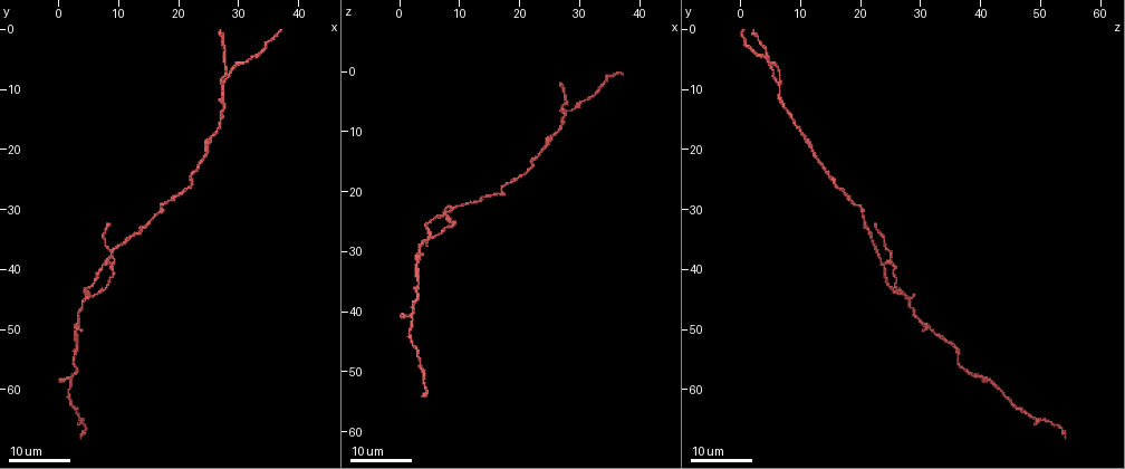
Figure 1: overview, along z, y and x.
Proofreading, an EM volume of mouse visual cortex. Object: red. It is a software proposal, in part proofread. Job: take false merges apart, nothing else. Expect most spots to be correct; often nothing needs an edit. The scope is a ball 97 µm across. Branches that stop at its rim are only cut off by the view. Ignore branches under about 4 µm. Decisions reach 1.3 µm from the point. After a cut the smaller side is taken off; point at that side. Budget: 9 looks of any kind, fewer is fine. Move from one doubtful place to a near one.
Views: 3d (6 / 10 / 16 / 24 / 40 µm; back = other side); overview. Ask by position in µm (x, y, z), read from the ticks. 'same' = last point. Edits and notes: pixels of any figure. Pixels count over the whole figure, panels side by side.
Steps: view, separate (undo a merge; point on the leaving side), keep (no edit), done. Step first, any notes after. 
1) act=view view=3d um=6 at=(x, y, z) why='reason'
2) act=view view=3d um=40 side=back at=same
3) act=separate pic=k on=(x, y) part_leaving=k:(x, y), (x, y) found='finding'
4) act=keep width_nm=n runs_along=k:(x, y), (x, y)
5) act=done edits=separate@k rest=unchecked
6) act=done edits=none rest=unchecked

act=view view=3d um=16 at=(17.5, 29.5, 20.0) why='two arms at a narrow angle'

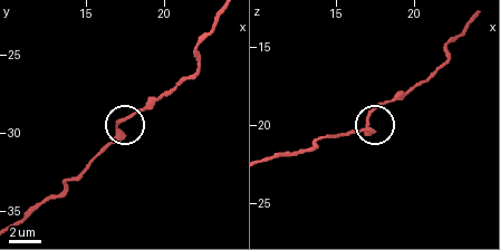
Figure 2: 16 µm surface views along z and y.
act=view view=3d um=10 at=(17.0, 29.6, 20.0)

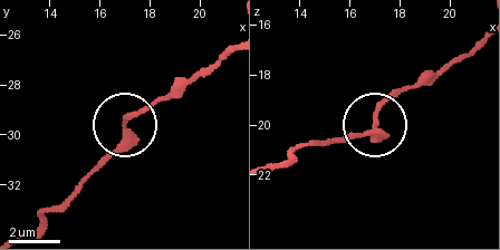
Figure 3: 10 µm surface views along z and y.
act=keep runs_along=3:(272, 170), (298, 148), (373, 130), (382, 107), (424, 71) found='one cell here'

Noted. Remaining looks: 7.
act=view view=3d um=16 at=(27.5, 8.5, 6.5) why='branch point'

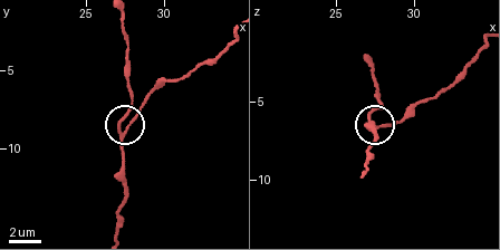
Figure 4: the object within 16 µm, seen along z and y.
act=view view=3d um=6 at=same why='zoom in'

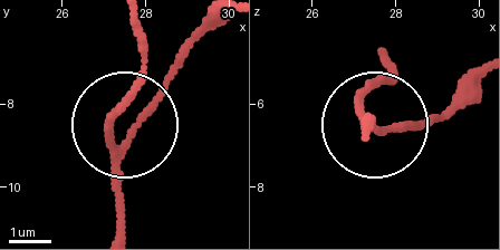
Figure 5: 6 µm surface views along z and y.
act=keep arms=3 runs_along=5:(375, 126), (422, 126), (450, 97) found='continuous, no second cell'

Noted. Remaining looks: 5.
act=view view=3d um=24 at=(5.0, 44.5, 27.5) why='four arms meet'

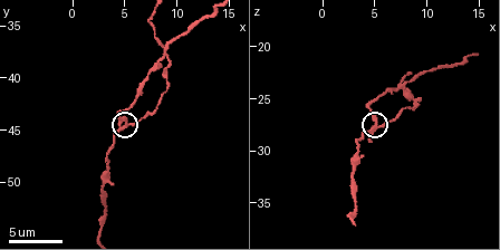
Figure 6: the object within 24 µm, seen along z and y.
act=view view=3d um=6 at=(4.8, 45.0, 27.8)

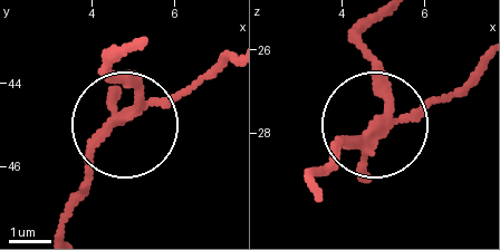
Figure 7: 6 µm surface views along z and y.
act=separate pic=7 on=(178, 97) arms=4 part_leaving=7:(125, 111), (185, 93), (229, 61) found='two cells meet here'

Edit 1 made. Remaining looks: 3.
act=done edits=separate@7 rest=unchecked

